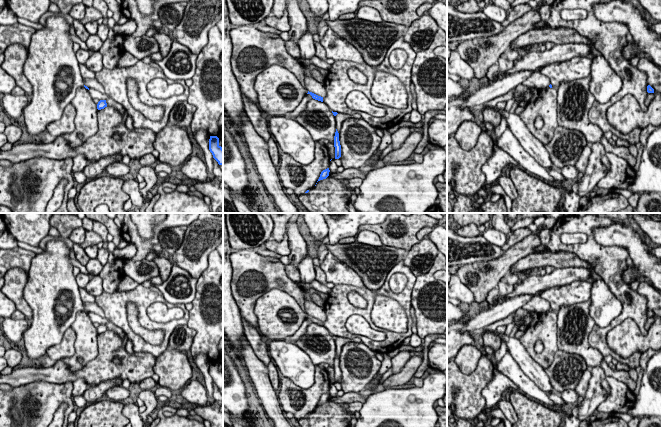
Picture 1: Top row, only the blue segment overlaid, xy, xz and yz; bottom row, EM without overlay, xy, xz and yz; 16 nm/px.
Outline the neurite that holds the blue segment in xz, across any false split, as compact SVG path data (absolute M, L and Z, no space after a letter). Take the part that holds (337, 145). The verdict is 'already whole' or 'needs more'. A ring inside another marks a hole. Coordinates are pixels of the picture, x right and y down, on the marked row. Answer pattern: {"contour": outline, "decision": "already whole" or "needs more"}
{"contour": "M337 129L334 136L334 147L335 147L335 159L339 159L341 157L341 145L340 145L339 133Z", "decision": "already whole"}

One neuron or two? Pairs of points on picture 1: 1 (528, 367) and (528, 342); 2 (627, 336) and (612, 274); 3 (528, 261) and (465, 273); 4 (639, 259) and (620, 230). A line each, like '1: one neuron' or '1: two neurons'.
1: two neurons
2: two neurons
3: two neurons
4: one neuron

